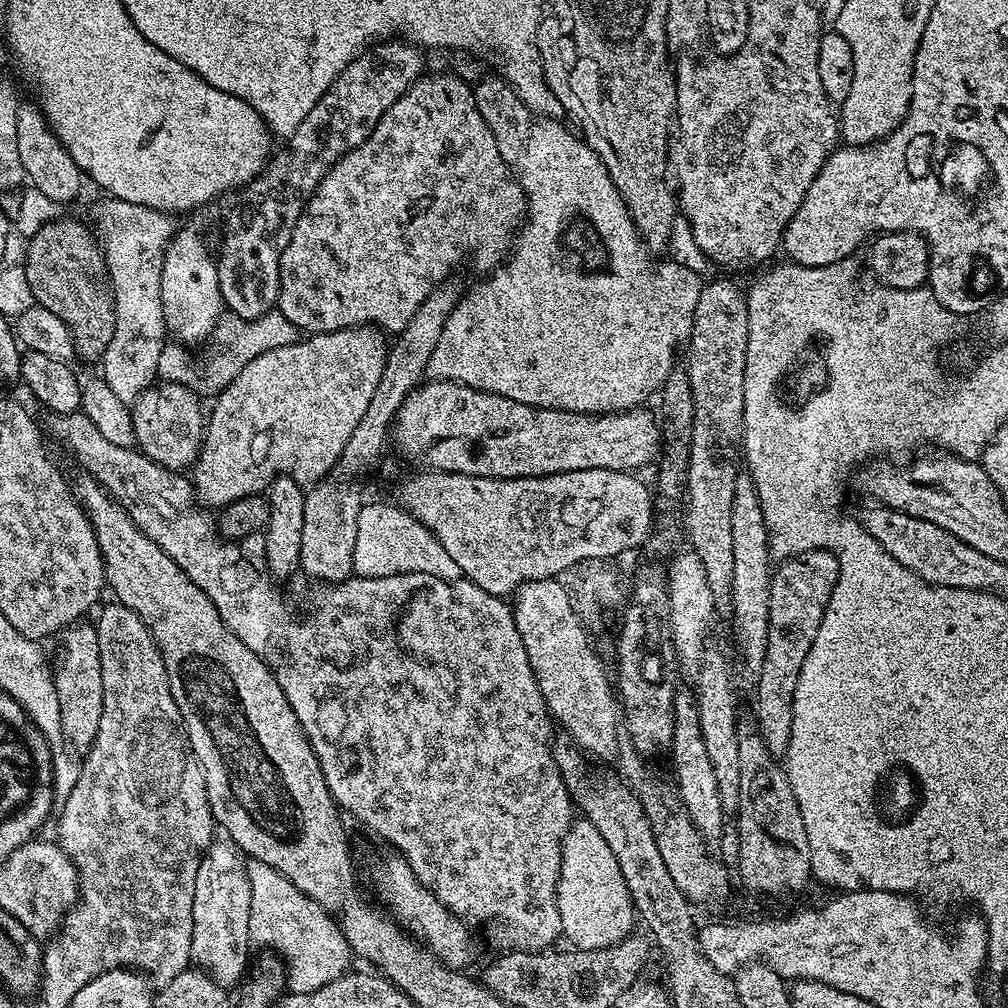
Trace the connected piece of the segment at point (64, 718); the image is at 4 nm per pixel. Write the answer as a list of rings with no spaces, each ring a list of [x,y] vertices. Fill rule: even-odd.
[[[77,622],[59,633],[60,653],[54,664],[58,694],[58,714],[67,743],[87,750],[96,736],[98,718],[102,716],[102,658],[98,658],[98,634],[95,623]]]

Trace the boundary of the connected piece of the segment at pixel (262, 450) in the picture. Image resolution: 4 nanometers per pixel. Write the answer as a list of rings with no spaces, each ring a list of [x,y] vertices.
[[[360,325],[358,328],[341,328],[338,331],[315,333],[314,335],[297,340],[284,347],[276,347],[274,350],[266,351],[254,358],[252,362],[239,371],[239,374],[219,393],[213,401],[213,408],[208,412],[205,423],[204,441],[200,447],[200,453],[192,466],[190,483],[193,487],[193,495],[197,503],[206,508],[221,508],[238,498],[259,495],[267,489],[269,482],[276,476],[284,475],[294,478],[302,486],[311,486],[325,479],[332,471],[345,449],[346,442],[350,440],[350,435],[354,432],[354,427],[362,420],[374,390],[380,385],[382,370],[387,360],[387,343],[385,335],[379,330],[369,325]]]

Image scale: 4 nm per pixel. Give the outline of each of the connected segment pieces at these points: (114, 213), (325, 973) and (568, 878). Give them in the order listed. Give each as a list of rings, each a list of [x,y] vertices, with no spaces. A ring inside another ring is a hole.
[[[105,197],[98,208],[97,240],[104,256],[105,273],[115,306],[114,335],[100,359],[101,377],[119,400],[130,404],[156,376],[158,357],[166,342],[161,302],[161,272],[165,249],[178,224],[171,213]]]
[[[249,859],[246,864],[248,877],[250,878],[250,928],[248,930],[249,941],[256,944],[260,950],[267,950],[283,961],[287,969],[287,991],[298,994],[310,994],[326,982],[334,982],[334,978],[344,975],[349,971],[350,962],[353,963],[352,951],[348,949],[346,938],[340,932],[340,925],[318,902],[314,902],[294,882],[290,882],[278,870],[266,866],[262,862]]]
[[[583,818],[573,819],[564,835],[564,842],[560,845],[560,880],[556,884],[556,900],[560,904],[563,939],[568,939],[569,945],[575,949],[592,951],[618,944],[633,931],[632,923],[637,923],[638,920],[632,907],[632,899],[626,890],[626,882],[622,878],[622,870],[618,870],[618,862],[610,846],[606,846],[606,838],[602,838],[593,824]]]

